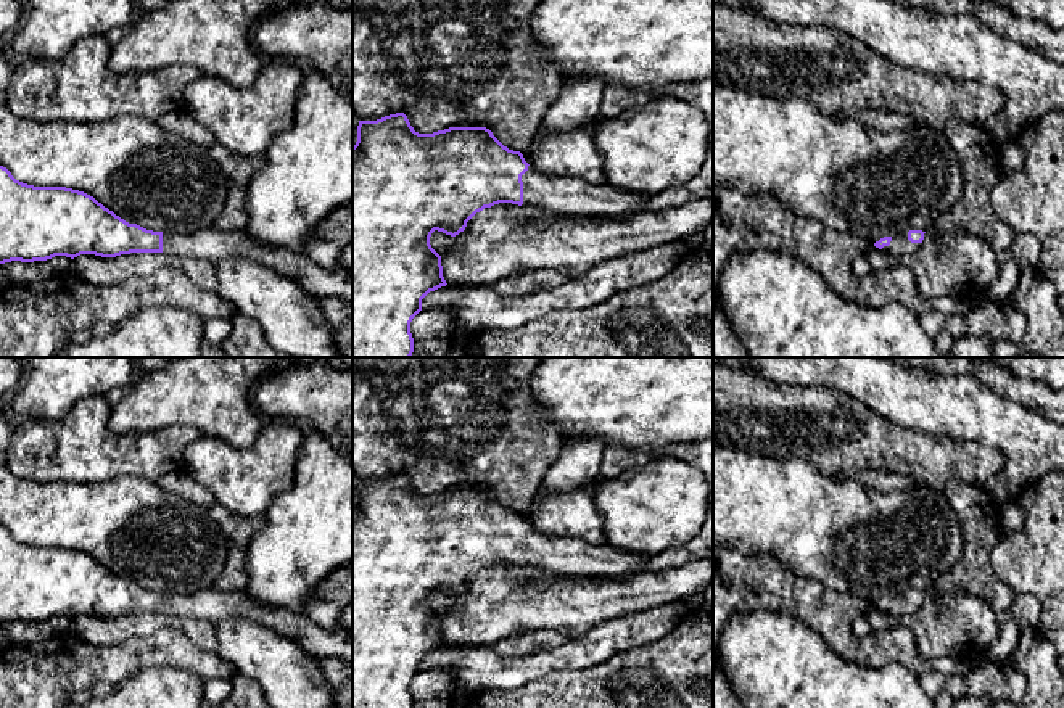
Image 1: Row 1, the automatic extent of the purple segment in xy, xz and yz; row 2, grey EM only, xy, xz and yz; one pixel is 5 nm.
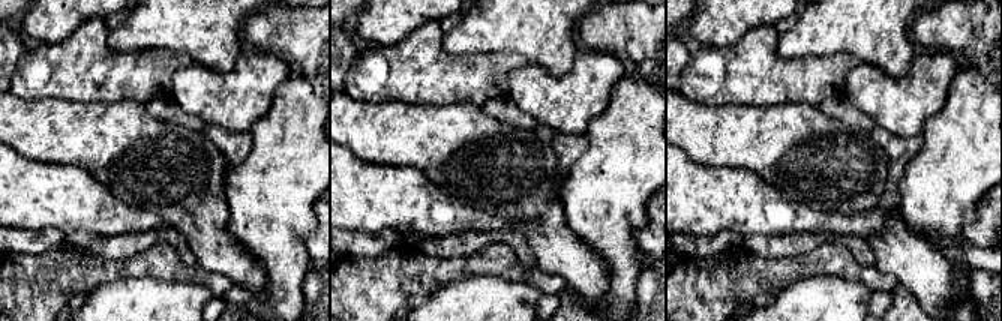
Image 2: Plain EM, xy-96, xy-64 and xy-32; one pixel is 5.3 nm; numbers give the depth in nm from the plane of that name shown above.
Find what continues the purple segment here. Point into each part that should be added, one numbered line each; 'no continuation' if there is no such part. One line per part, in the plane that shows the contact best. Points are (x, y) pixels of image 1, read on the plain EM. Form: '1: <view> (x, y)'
1: xz (570, 557)

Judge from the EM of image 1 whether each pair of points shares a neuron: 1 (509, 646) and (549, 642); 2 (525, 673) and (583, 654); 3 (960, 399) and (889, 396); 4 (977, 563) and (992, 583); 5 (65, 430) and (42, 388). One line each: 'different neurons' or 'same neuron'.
1: same neuron
2: same neuron
3: same neuron
4: same neuron
5: different neurons

